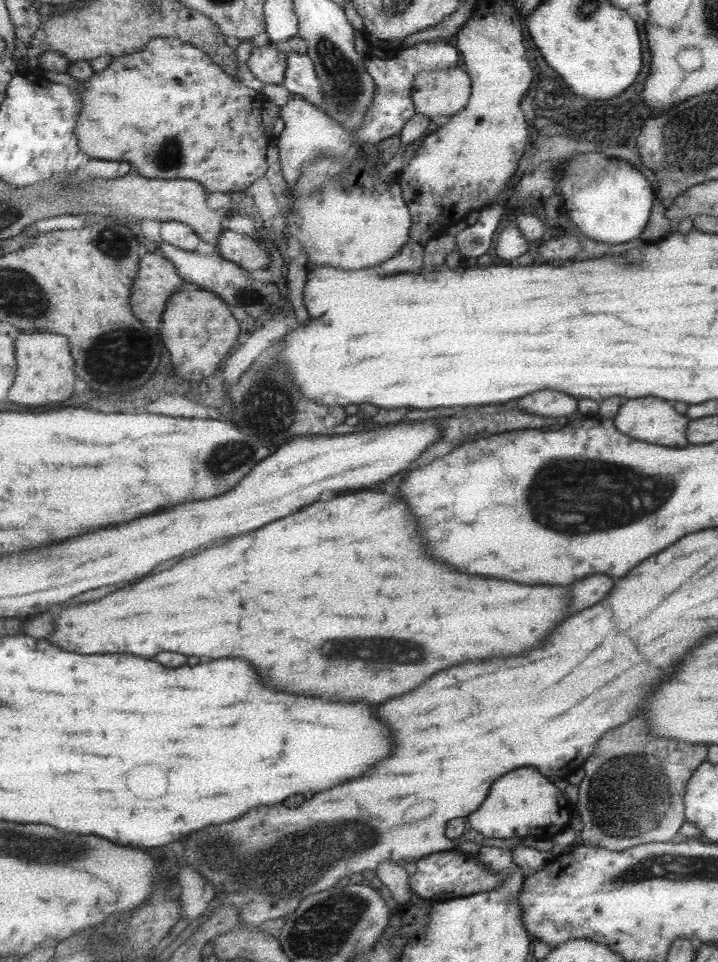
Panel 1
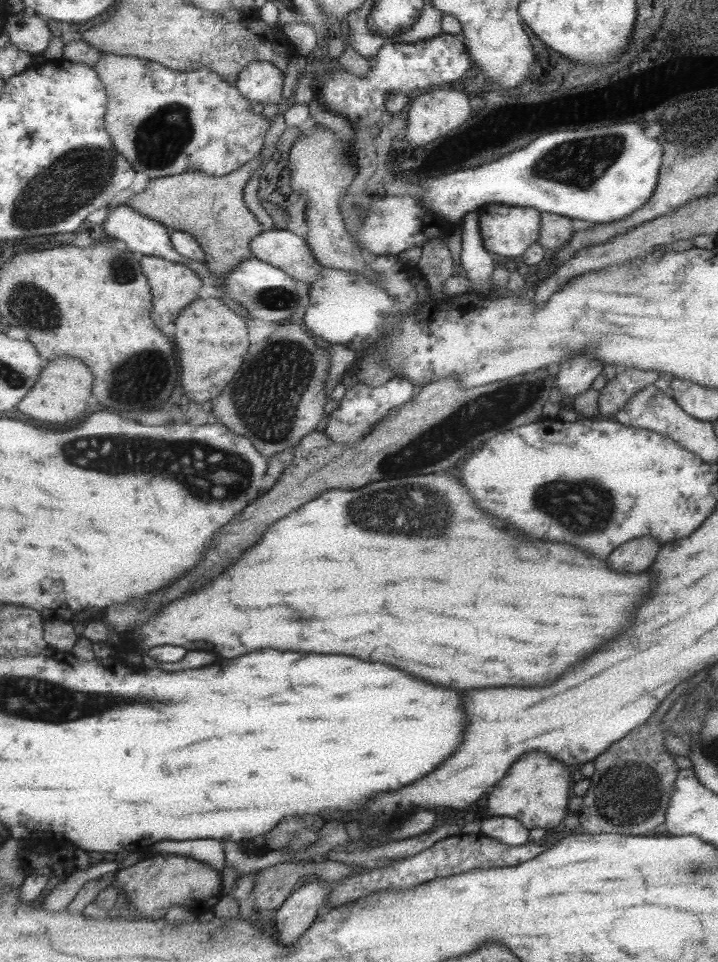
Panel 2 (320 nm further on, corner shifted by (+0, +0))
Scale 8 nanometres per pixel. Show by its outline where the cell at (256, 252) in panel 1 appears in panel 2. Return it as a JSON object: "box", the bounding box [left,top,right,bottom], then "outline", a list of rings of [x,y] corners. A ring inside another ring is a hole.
{"box":[251,229,324,284],"outline":[[[287,229],[264,231],[251,243],[253,256],[273,263],[299,282],[313,284],[321,280],[324,266],[316,260],[307,238]]]}

